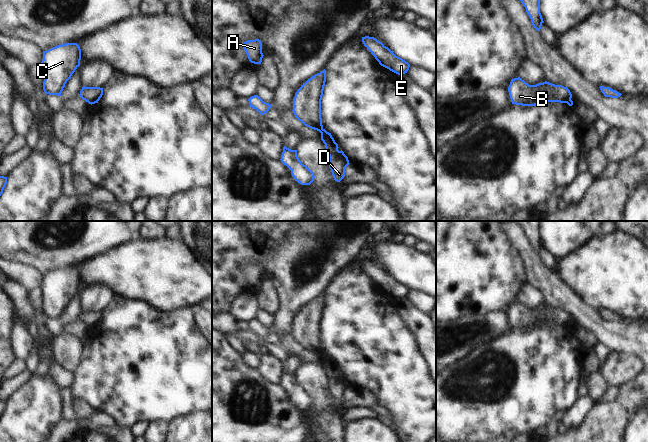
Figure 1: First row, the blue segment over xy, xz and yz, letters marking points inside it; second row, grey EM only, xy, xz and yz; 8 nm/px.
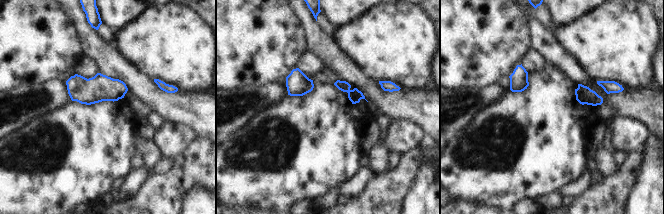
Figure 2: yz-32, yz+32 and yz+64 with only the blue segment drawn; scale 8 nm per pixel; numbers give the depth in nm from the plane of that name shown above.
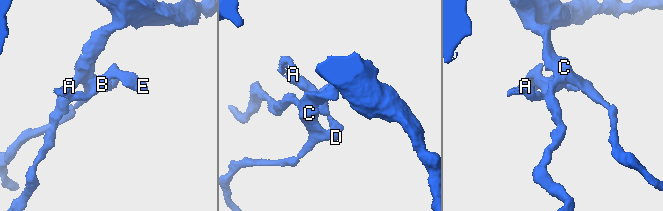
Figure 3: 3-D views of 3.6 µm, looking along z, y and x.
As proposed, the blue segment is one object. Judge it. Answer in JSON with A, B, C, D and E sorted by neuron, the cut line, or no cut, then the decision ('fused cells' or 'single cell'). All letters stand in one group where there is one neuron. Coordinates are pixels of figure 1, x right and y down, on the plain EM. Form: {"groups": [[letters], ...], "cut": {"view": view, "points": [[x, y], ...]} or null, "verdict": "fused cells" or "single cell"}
{"groups": [["A", "B", "E"], ["C", "D"]], "cut": {"view": "xz", "points": [[322, 351], [317, 354]]}, "verdict": "fused cells"}

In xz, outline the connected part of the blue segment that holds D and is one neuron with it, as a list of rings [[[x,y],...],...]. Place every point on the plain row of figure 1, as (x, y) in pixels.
[[[323,352],[318,354],[321,357],[321,364],[329,379],[329,392],[331,393],[335,405],[340,406],[345,400],[345,392],[350,388],[348,381],[341,374],[338,374],[338,368],[335,366],[331,357]]]

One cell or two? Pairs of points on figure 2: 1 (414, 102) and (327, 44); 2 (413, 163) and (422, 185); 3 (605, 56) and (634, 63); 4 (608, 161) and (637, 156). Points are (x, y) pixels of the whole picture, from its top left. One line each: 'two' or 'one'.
1: one
2: two
3: one
4: two

